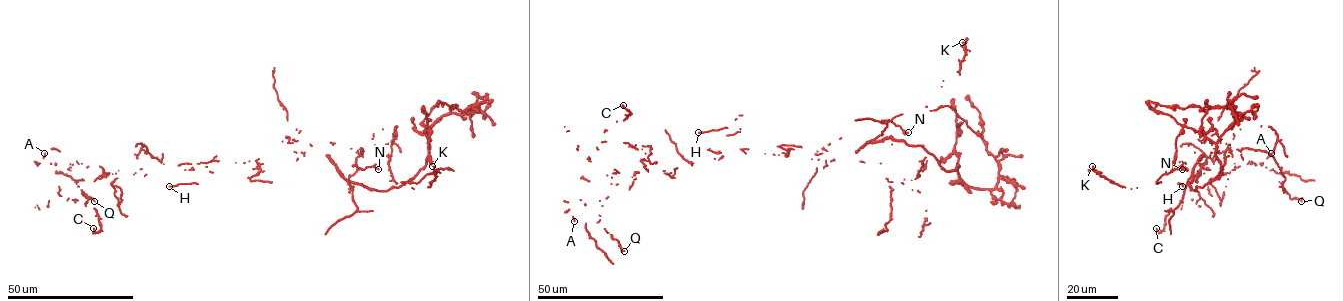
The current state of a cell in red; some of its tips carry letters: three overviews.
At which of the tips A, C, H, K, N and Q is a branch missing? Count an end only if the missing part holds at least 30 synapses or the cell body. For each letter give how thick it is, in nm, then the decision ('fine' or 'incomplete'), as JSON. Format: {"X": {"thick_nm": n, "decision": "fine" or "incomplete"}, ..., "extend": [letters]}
{"A": {"thick_nm": 140, "decision": "fine"}, "C": {"thick_nm": 120, "decision": "fine"}, "H": {"thick_nm": 130, "decision": "fine"}, "K": {"thick_nm": 170, "decision": "fine"}, "N": {"thick_nm": 80, "decision": "fine"}, "Q": {"thick_nm": 90, "decision": "fine"}, "extend": []}

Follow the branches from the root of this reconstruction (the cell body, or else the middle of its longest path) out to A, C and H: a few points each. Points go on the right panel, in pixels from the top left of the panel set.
A: (1212, 152), (1209, 141), (1200, 165), (1227, 149), (1221, 173), (1271, 153)
C: (1212, 152), (1209, 141), (1200, 165), (1227, 149), (1221, 174), (1197, 173), (1156, 228)
H: (1212, 152), (1217, 151), (1209, 141), (1205, 162), (1179, 161), (1170, 167), (1177, 183), (1182, 186)

